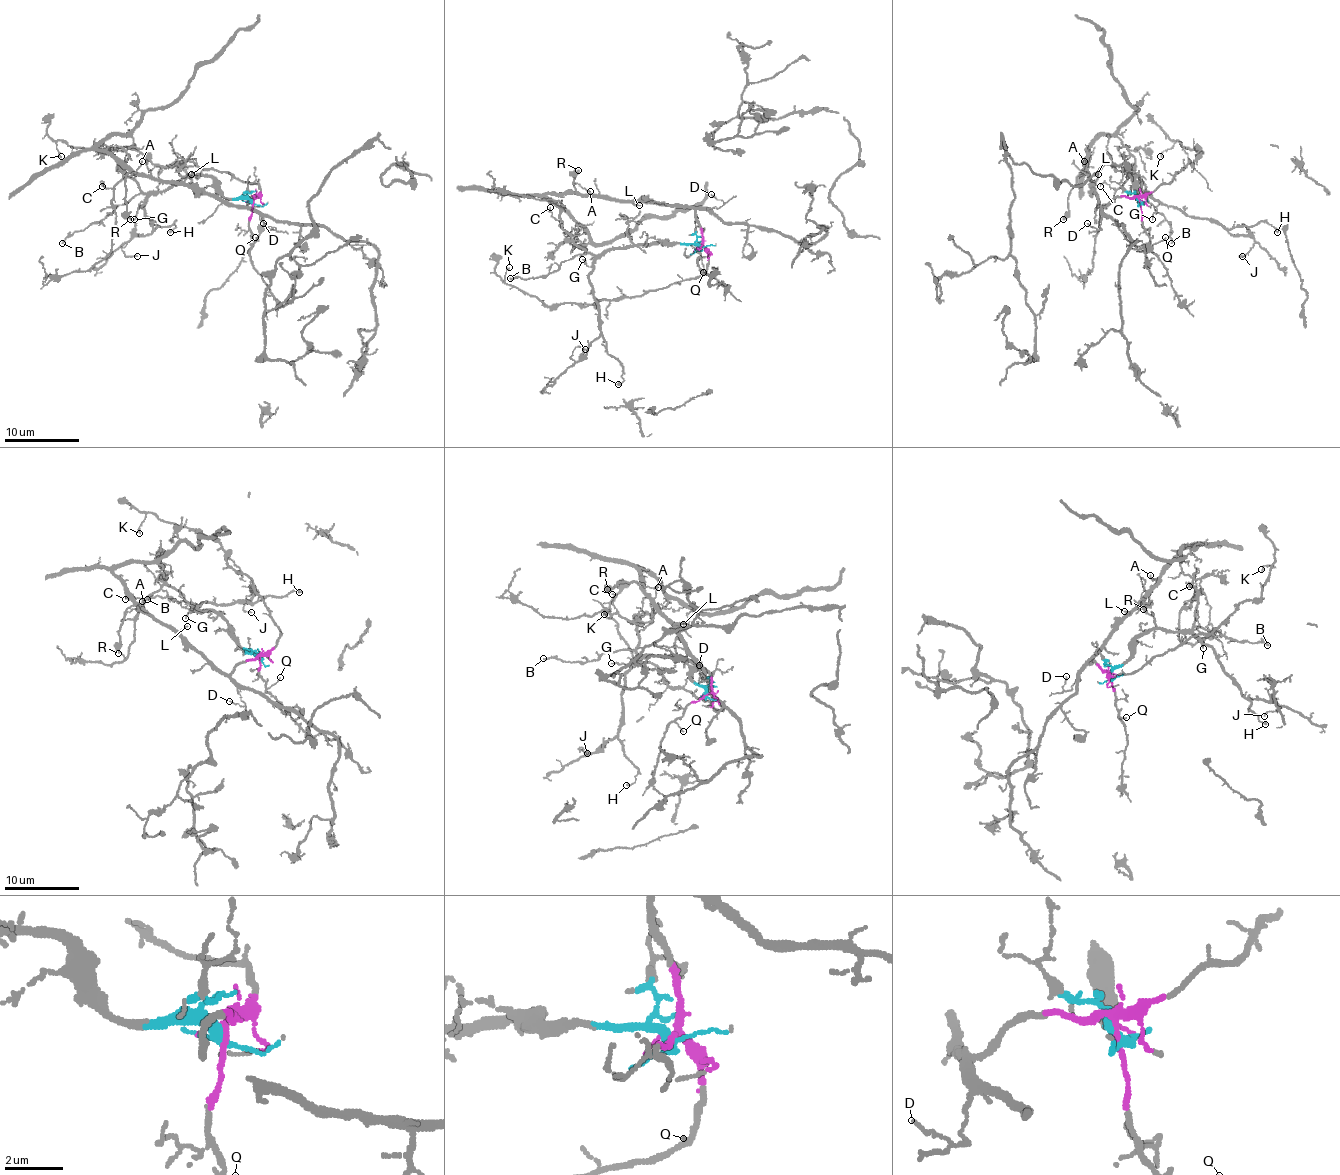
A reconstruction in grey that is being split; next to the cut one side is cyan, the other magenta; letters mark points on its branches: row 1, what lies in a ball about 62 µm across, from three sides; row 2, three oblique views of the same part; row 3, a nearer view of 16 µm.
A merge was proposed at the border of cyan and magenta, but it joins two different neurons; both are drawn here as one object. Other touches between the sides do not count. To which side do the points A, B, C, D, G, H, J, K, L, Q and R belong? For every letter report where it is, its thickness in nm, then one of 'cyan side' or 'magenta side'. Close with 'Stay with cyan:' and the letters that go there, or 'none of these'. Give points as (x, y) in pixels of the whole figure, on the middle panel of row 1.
A: (590, 191) | 110 nm | magenta side
B: (510, 278) | 150 nm | cyan side
C: (550, 207) | 100 nm | cyan side
D: (711, 194) | 110 nm | magenta side
G: (582, 259) | 90 nm | cyan side
H: (618, 384) | 160 nm | cyan side
J: (585, 349) | 100 nm | cyan side
K: (509, 267) | 120 nm | magenta side
L: (639, 205) | 120 nm | magenta side
Q: (703, 272) | 100 nm | magenta side
R: (578, 170) | 200 nm | magenta side
Stay with cyan: B, C, G, H, J

